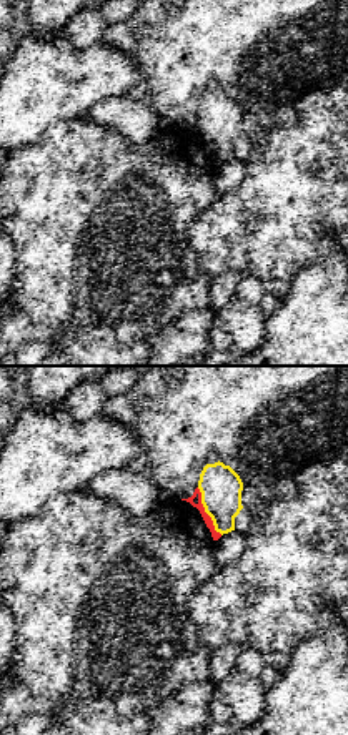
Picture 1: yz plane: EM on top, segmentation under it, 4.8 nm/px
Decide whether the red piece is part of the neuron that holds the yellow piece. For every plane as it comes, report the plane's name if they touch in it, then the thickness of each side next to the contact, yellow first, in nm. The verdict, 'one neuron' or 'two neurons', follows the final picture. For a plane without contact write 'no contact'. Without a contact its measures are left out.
meets yellow in yz; 200 nm thick on the yellow side, 60 nm on the other

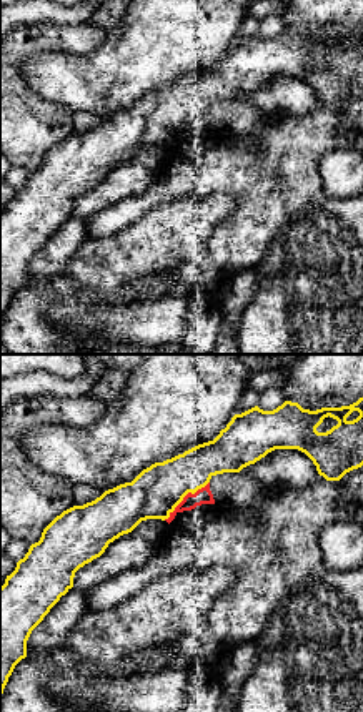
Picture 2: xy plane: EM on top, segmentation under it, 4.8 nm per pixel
meets yellow in xy; 240 nm thick on the yellow side, 80 nm on the other

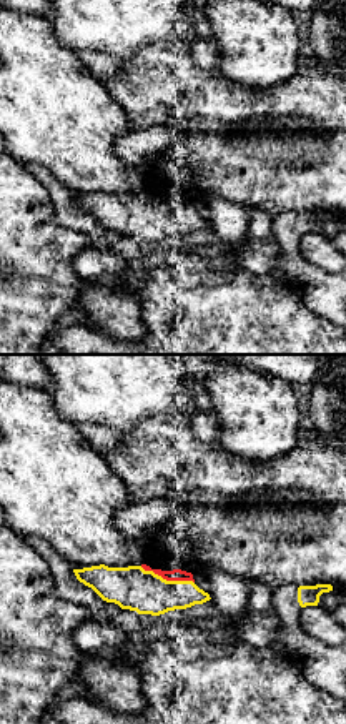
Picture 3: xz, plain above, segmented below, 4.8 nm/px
meets yellow in xz; 220 nm thick on the yellow side, 60 nm on the other

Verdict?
one neuron

